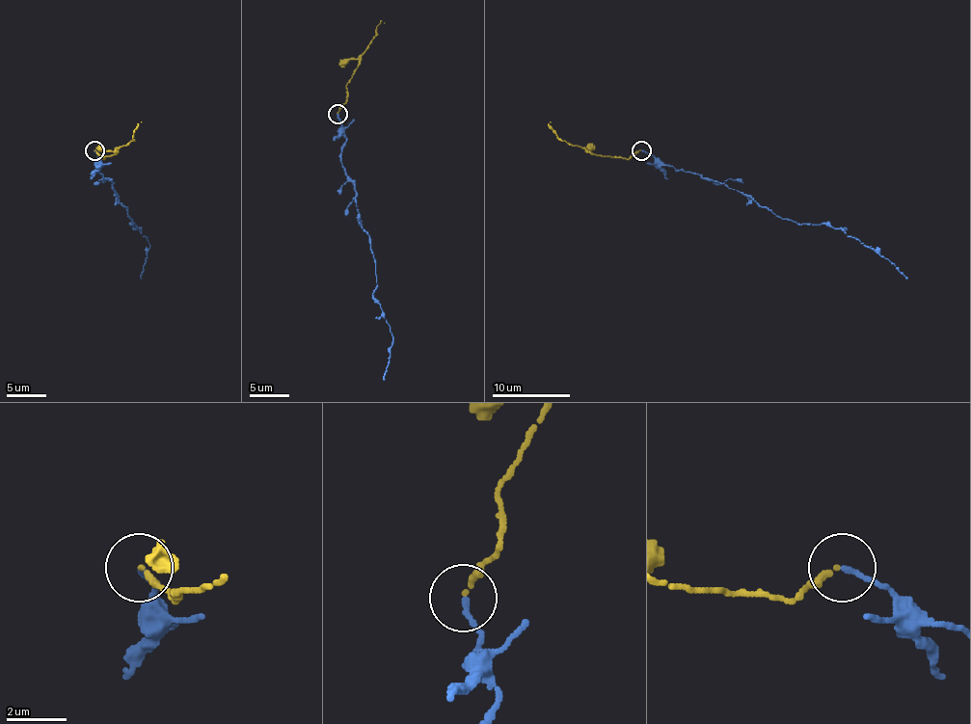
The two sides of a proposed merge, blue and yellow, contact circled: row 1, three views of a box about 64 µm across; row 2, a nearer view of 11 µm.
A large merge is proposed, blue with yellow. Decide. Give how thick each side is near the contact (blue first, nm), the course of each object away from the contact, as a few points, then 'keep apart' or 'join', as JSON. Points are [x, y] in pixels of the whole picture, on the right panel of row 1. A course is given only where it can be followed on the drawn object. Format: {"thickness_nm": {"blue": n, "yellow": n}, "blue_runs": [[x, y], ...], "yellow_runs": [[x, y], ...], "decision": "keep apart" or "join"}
{"thickness_nm": {"blue": 190, "yellow": 200}, "blue_runs": [[640, 150], [664, 165], [718, 182], [779, 217], [801, 225], [826, 223], [842, 228], [906, 278]], "yellow_runs": [[640, 150], [629, 158], [592, 154], [562, 141], [549, 123], [551, 121]], "decision": "join"}

